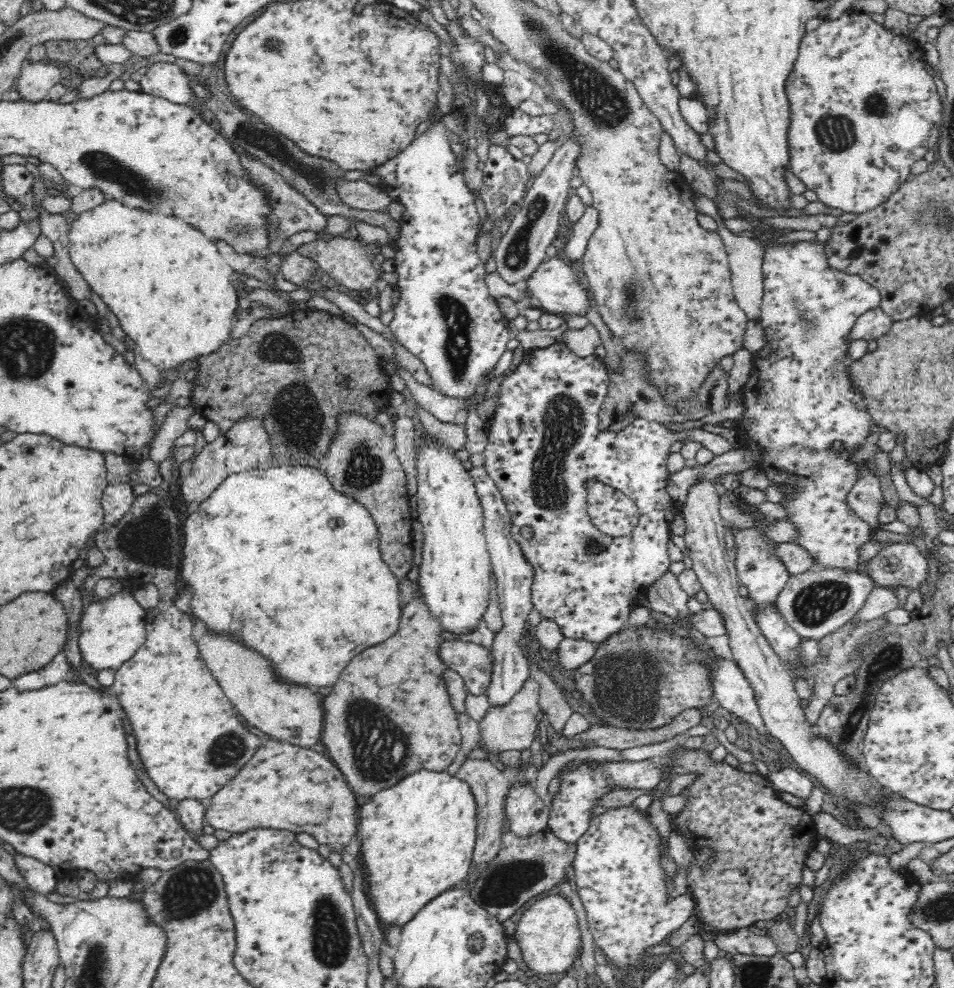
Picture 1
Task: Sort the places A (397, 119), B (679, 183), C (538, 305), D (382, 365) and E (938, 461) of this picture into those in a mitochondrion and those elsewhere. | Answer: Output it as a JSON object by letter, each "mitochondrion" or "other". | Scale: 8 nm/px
{"A":"other","B":"other","C":"other","D":"other","E":"other"}

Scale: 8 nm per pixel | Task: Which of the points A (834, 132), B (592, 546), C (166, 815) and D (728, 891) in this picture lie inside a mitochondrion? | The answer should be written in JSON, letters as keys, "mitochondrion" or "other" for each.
{"A":"mitochondrion","B":"mitochondrion","C":"other","D":"other"}

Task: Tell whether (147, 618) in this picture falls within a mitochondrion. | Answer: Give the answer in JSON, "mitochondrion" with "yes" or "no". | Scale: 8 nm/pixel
{"mitochondrion":"no"}

